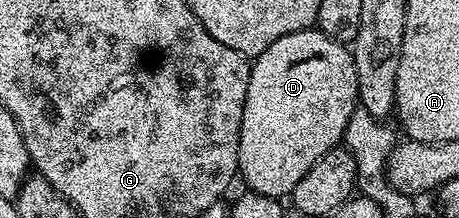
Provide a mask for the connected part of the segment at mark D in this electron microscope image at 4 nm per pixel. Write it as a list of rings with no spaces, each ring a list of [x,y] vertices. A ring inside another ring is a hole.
[[[317,29],[288,33],[280,41],[272,41],[264,53],[253,56],[250,64],[248,93],[244,97],[244,117],[240,121],[240,153],[238,175],[251,191],[264,197],[281,200],[296,189],[300,177],[343,142],[348,125],[358,102],[358,74],[354,56],[347,44],[328,37]]]

